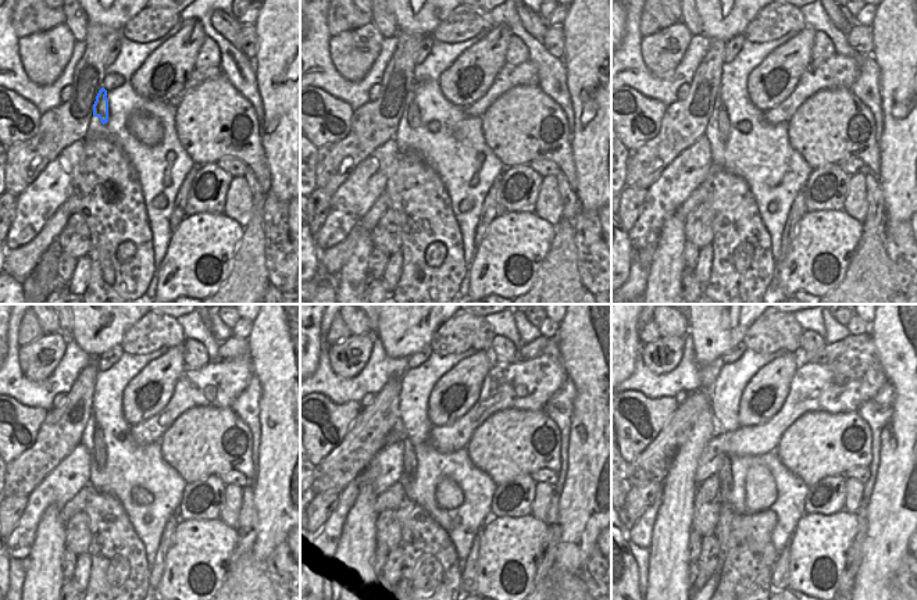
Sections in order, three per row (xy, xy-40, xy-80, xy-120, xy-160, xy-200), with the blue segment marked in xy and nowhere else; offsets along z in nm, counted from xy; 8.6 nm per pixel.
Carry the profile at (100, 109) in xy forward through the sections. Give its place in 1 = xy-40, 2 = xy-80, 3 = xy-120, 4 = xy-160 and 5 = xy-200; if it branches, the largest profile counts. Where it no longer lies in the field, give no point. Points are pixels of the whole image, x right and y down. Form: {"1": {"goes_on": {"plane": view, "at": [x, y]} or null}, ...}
{"1": {"goes_on": {"plane": "xy-40", "at": [411, 109]}}, "2": {"goes_on": {"plane": "xy-80", "at": [721, 114]}}, "3": {"goes_on": {"plane": "xy-120", "at": [99, 454]}}, "4": {"goes_on": {"plane": "xy-160", "at": [410, 464]}}, "5": {"goes_on": {"plane": "xy-200", "at": [724, 471]}}}

